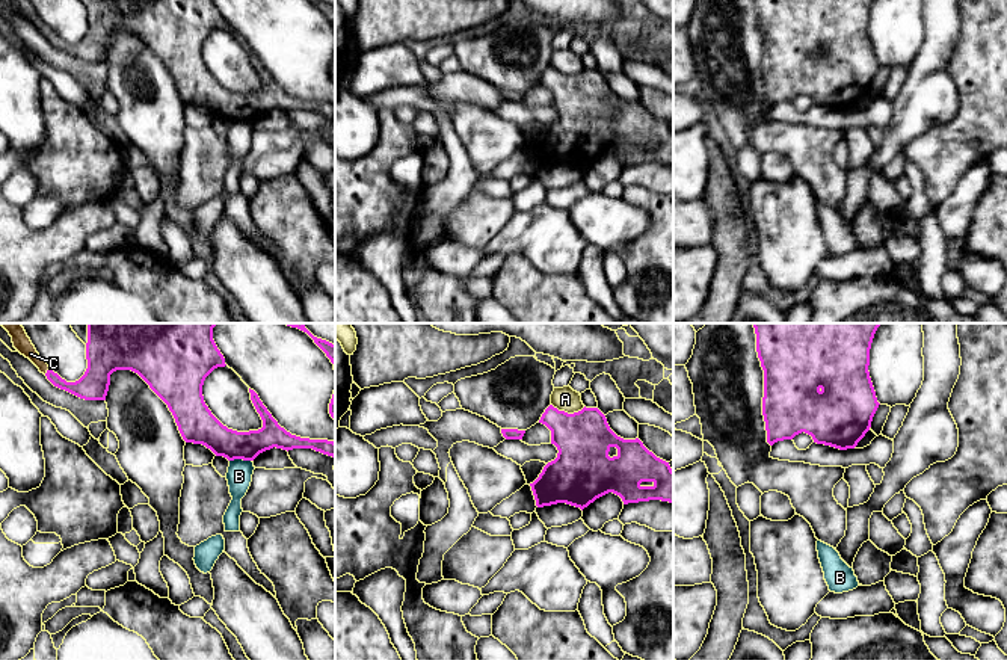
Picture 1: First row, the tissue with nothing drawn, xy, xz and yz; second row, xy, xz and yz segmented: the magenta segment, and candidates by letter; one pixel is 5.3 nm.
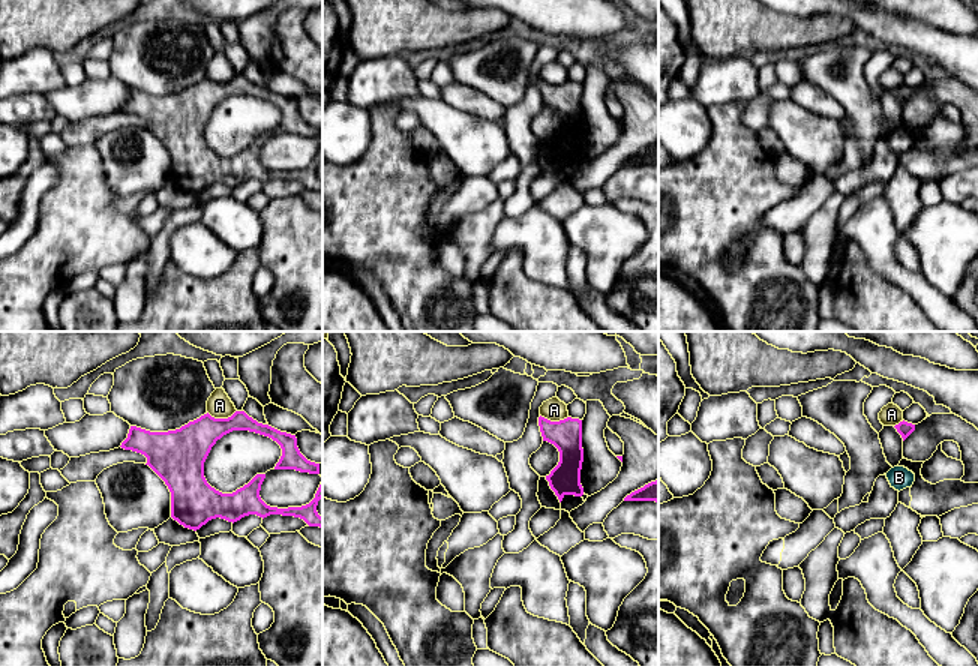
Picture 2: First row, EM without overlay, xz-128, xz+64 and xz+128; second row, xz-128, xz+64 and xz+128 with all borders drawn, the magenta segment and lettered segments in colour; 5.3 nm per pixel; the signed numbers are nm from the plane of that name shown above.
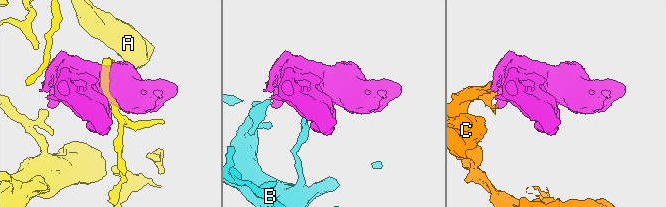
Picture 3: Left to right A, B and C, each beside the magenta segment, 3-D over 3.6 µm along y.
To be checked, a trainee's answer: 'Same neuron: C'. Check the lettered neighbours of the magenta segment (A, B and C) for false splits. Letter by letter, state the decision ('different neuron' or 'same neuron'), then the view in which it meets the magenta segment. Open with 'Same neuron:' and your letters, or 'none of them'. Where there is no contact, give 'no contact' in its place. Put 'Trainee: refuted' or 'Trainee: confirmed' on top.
Trainee: confirmed
Same neuron: C
A: different neuron | xz
B: different neuron | xy
C: same neuron | xy

